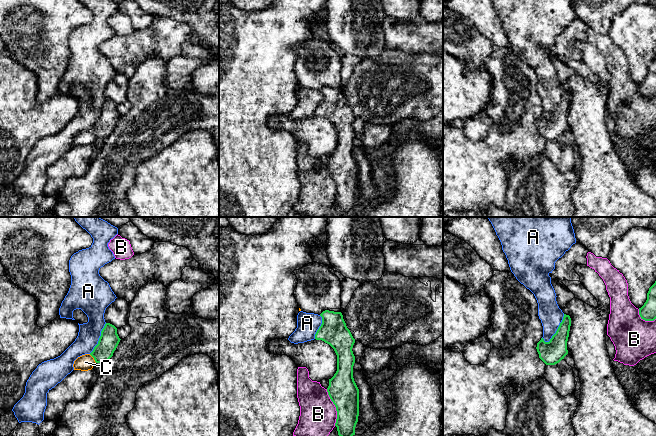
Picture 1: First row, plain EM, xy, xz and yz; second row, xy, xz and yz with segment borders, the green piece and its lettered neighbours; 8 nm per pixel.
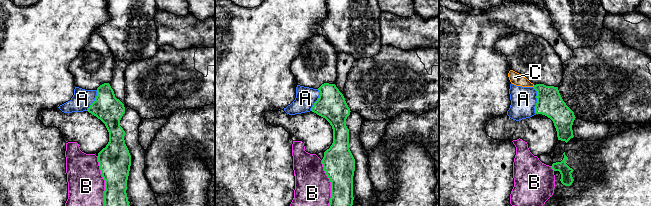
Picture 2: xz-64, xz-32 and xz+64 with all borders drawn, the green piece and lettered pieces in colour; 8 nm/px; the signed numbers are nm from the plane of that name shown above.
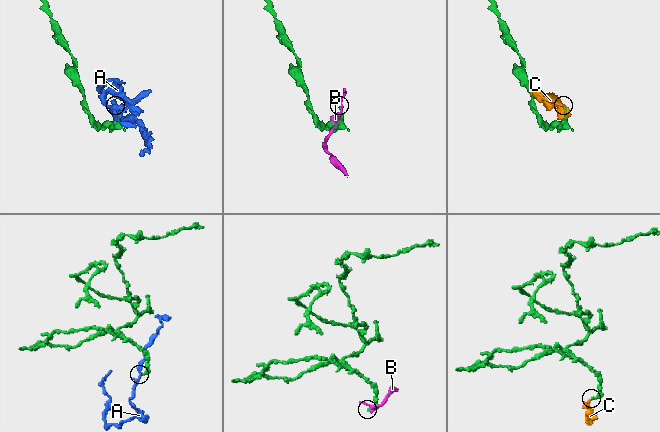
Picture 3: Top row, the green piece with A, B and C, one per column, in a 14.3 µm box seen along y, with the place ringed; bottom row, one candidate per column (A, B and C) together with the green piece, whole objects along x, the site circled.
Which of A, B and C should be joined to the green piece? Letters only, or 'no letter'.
C

